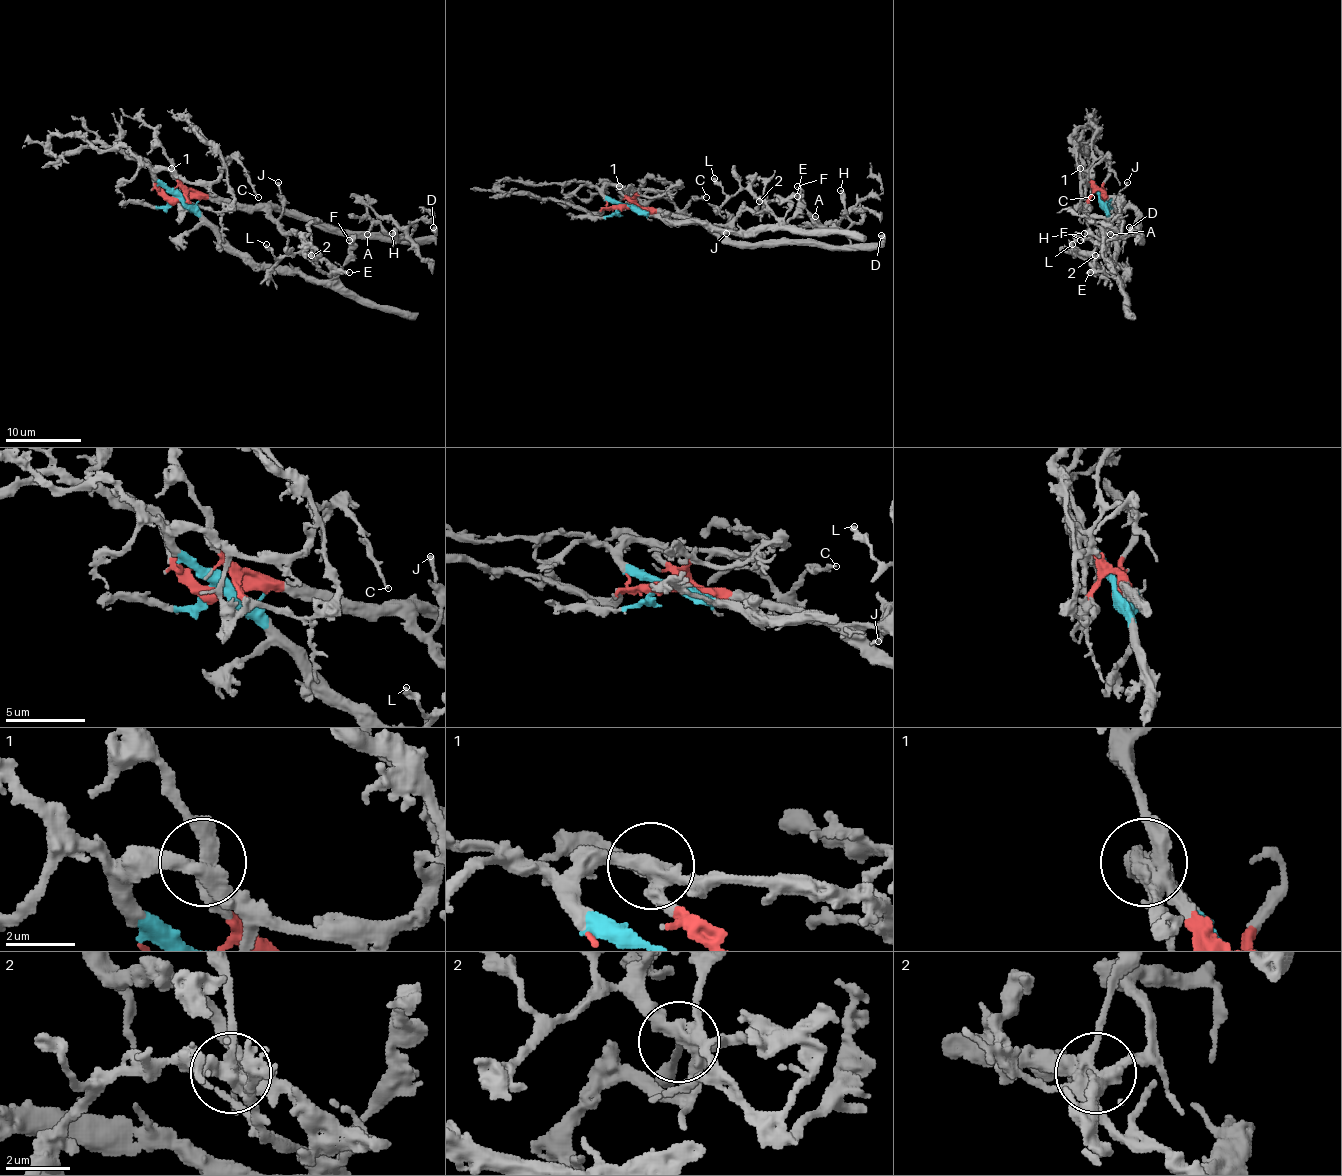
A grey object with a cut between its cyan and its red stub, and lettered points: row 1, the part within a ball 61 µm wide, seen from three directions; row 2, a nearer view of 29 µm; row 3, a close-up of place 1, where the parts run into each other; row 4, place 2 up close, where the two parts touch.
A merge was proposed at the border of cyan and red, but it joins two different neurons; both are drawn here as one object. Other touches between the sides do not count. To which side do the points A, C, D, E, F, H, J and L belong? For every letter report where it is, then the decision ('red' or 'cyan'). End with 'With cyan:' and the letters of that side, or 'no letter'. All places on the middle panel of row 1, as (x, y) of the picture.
A: place (815, 216); red
C: place (706, 197); cyan
D: place (881, 235); red
E: place (797, 196); red
F: place (797, 186); cyan
H: place (840, 190); red
J: place (726, 233); red
L: place (714, 178); red
With cyan: C, F

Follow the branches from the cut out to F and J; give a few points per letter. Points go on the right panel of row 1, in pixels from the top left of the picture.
F: (1100, 197), (1114, 246), (1114, 259), (1125, 271), (1121, 280), (1097, 244), (1085, 238), (1080, 240)
J: (1100, 197), (1119, 212), (1118, 218), (1112, 212), (1112, 199), (1127, 182)

